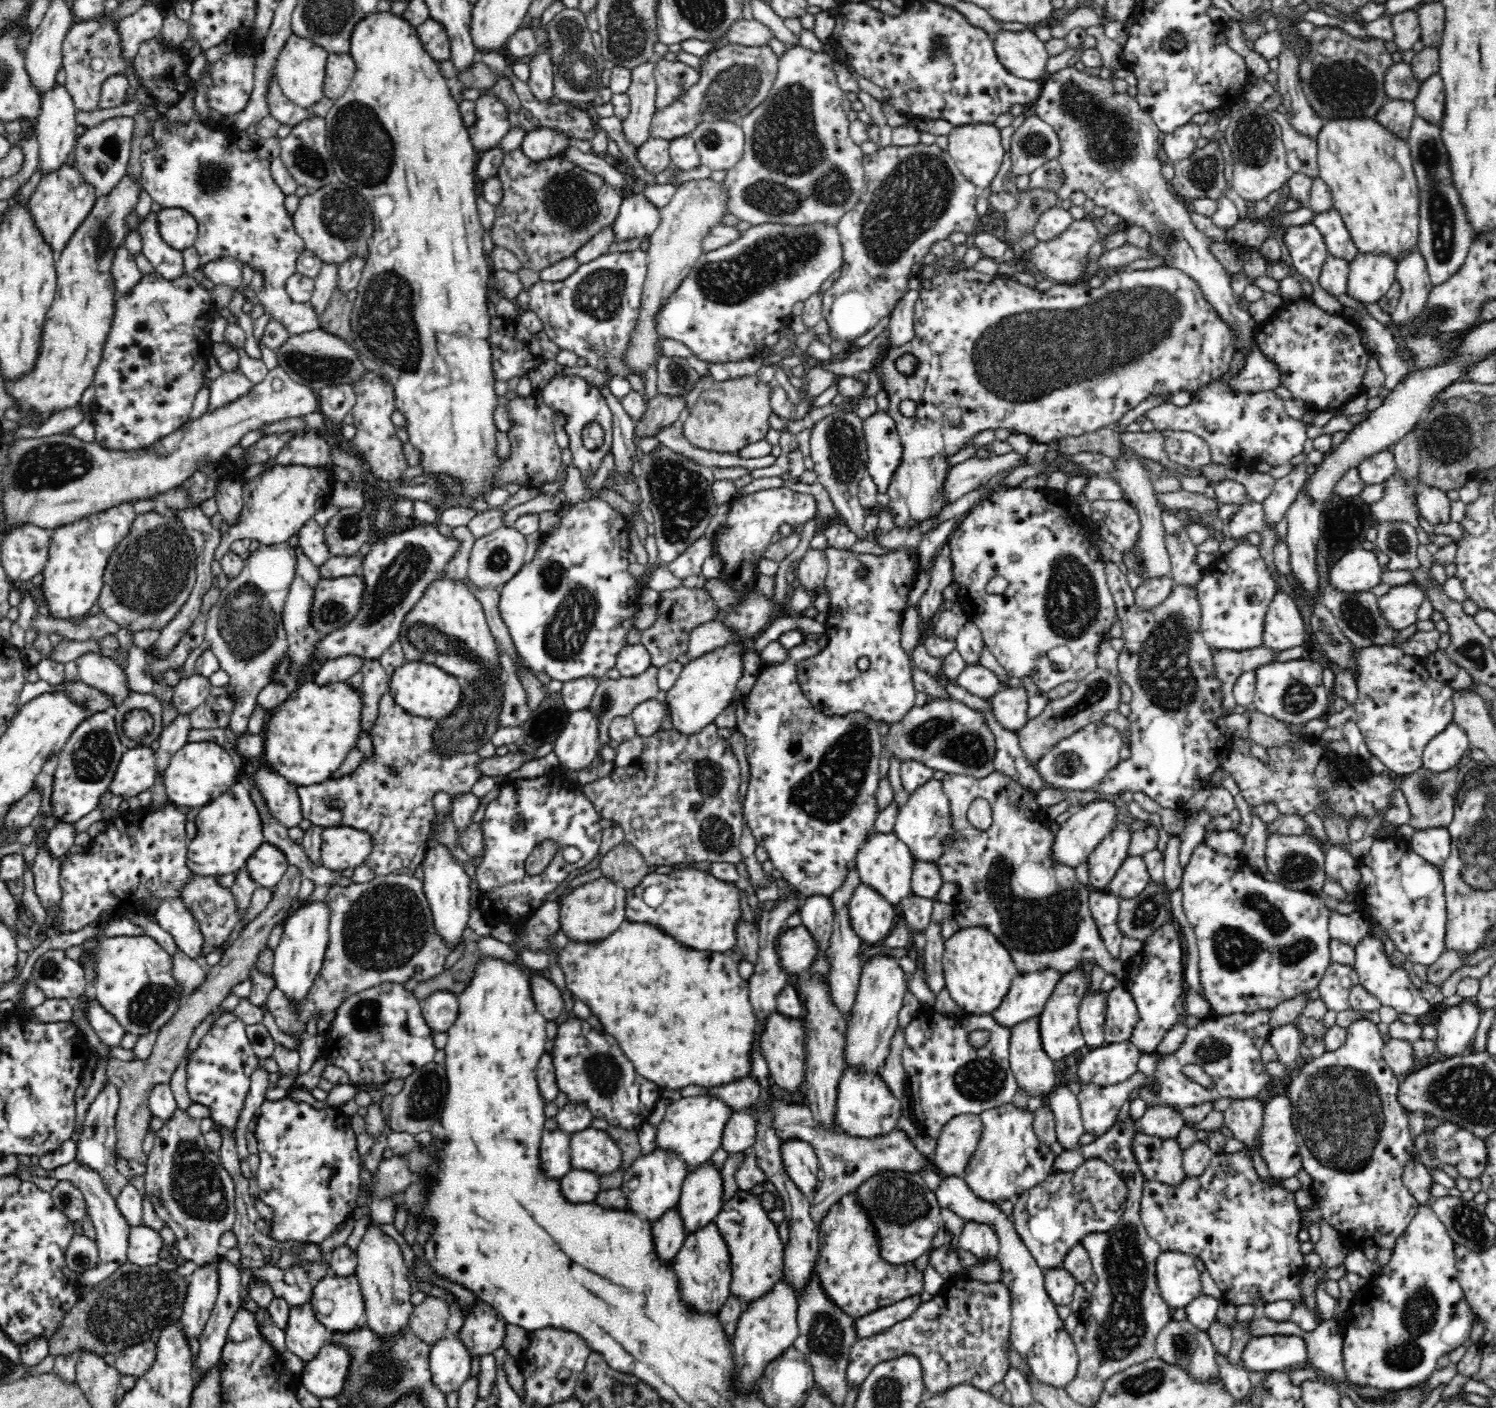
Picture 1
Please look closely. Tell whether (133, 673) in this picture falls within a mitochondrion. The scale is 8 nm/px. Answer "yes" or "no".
no

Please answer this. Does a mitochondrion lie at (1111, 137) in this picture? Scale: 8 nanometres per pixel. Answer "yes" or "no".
yes

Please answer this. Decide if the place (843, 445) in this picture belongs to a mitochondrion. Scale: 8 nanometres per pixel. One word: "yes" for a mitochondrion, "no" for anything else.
yes

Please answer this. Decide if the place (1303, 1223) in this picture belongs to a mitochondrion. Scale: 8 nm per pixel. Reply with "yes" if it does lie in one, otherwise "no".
no

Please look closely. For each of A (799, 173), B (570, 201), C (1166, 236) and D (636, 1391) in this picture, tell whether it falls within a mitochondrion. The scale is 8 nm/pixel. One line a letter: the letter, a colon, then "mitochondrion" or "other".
A: mitochondrion
B: mitochondrion
C: mitochondrion
D: other

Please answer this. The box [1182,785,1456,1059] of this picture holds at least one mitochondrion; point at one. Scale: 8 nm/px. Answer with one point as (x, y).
(1236, 949)

